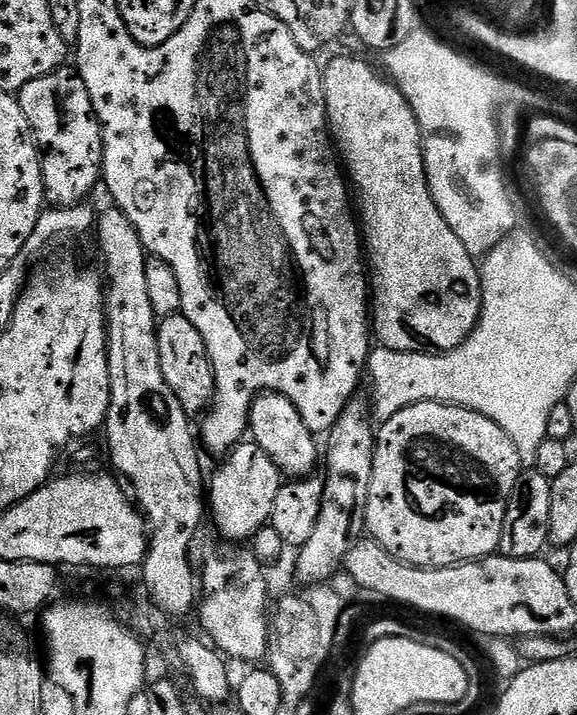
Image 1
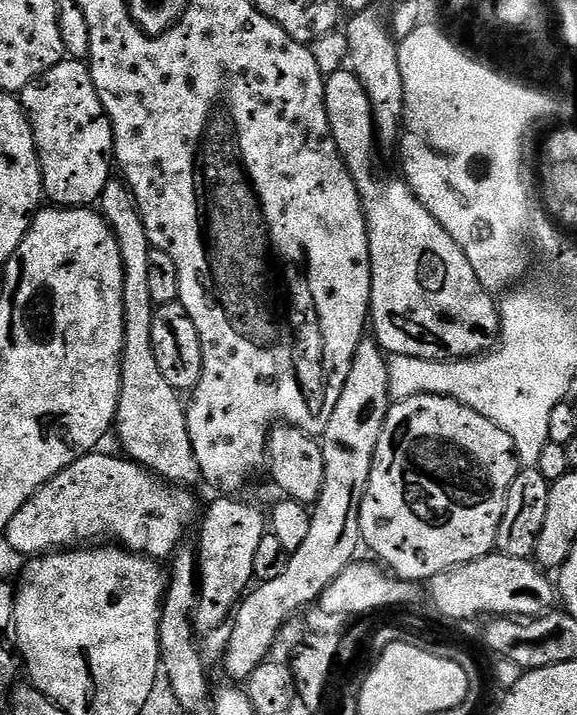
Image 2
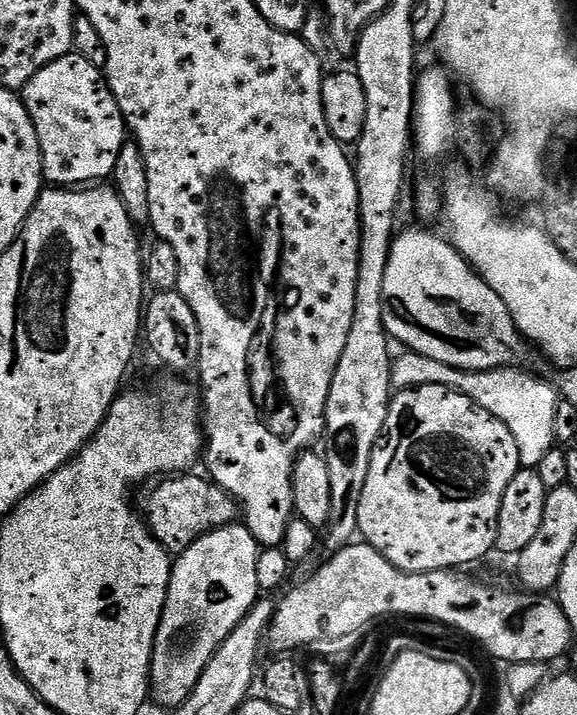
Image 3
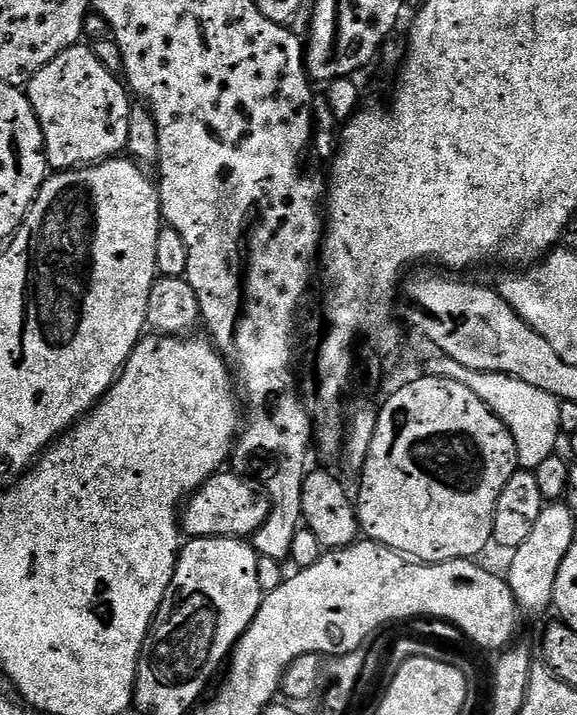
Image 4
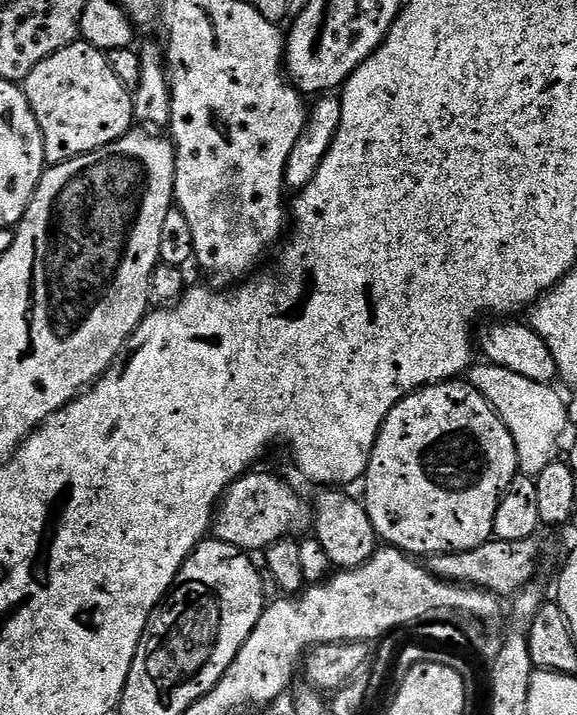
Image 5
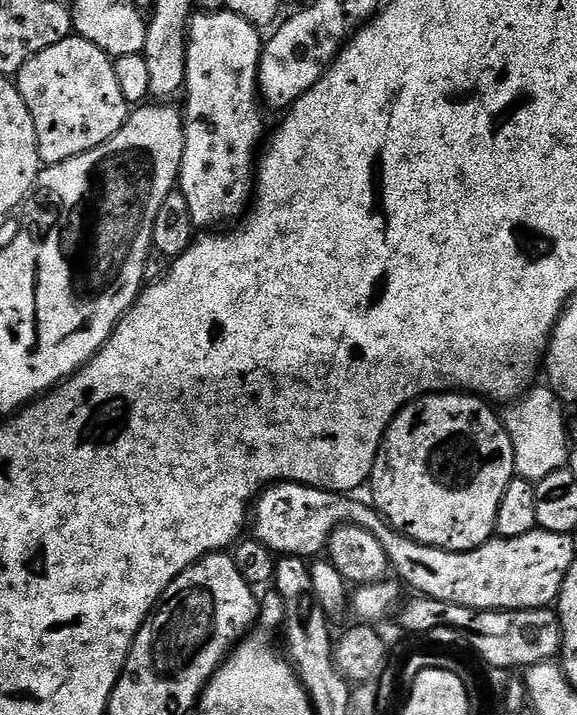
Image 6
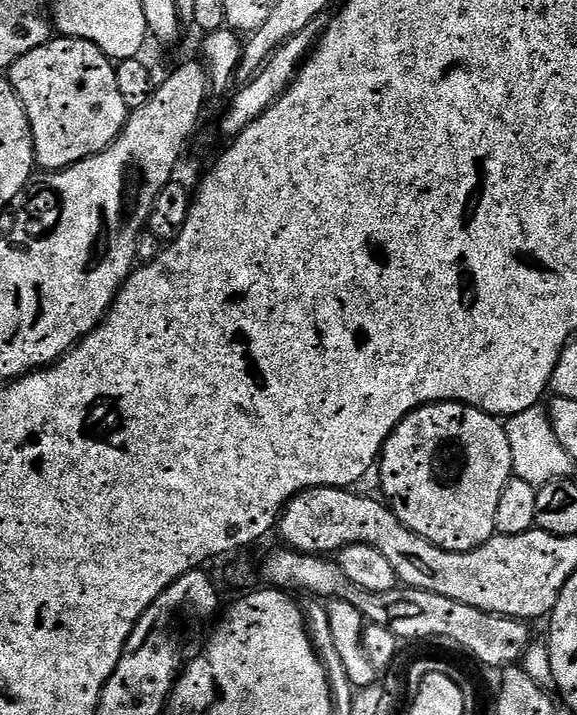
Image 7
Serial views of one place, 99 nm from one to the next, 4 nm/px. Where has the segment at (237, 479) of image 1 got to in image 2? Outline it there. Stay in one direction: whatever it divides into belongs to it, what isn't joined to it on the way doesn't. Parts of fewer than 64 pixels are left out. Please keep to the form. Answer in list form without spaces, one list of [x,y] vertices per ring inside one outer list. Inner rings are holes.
[[[240,498],[216,499],[220,500],[214,501],[209,508],[207,505],[199,525],[198,599],[194,611],[197,629],[216,628],[233,615],[234,609],[253,583],[254,553],[266,531],[265,513],[263,516],[254,505],[236,500]]]

